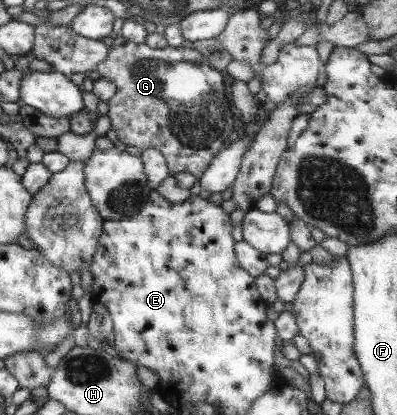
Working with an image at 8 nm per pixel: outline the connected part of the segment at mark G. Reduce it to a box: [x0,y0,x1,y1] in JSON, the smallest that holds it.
[95,36,235,179]

